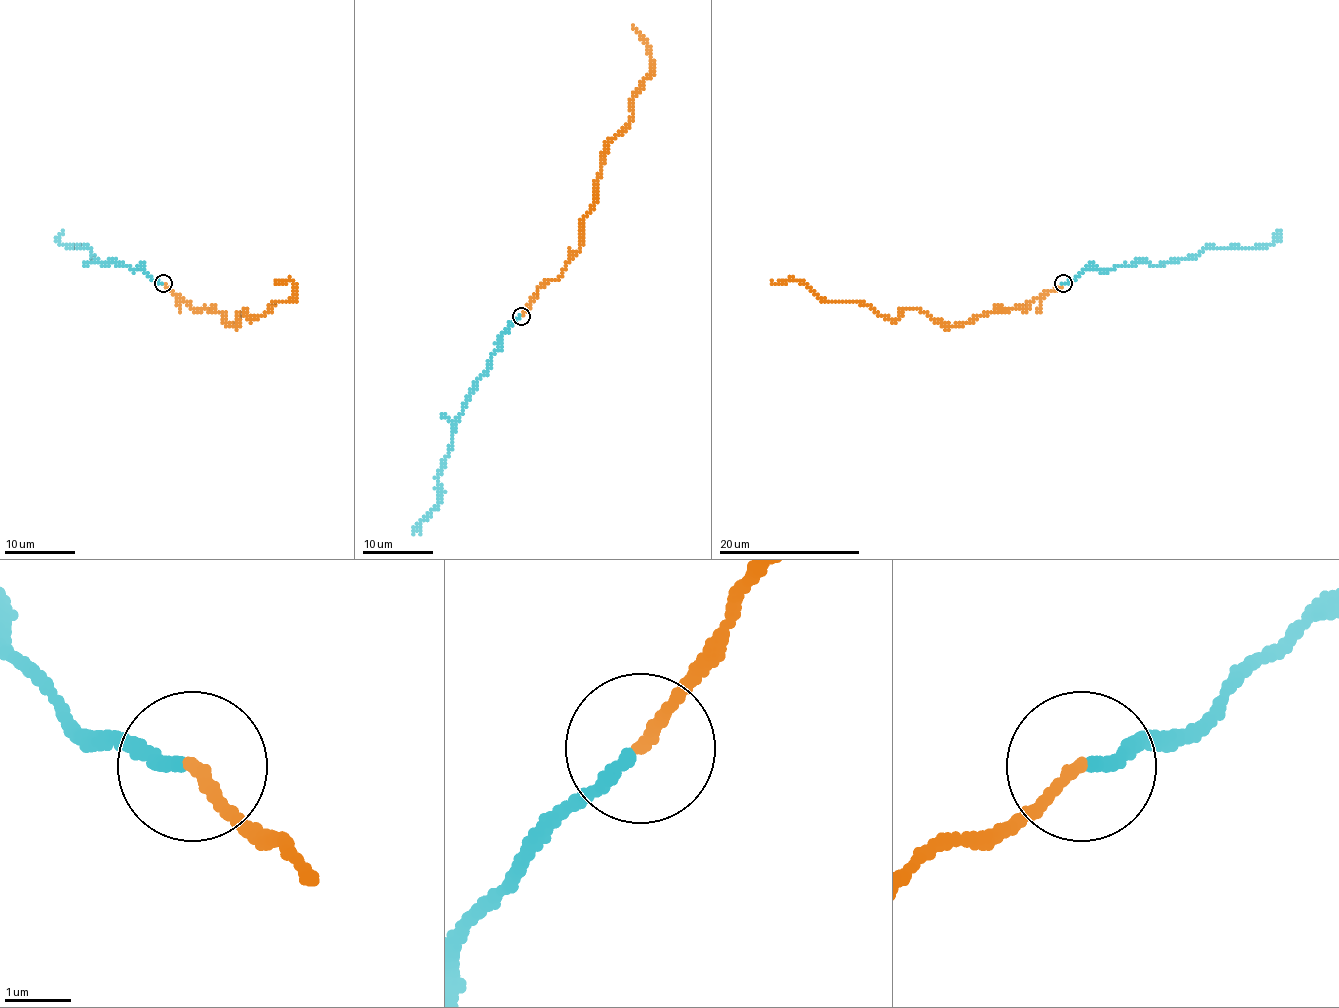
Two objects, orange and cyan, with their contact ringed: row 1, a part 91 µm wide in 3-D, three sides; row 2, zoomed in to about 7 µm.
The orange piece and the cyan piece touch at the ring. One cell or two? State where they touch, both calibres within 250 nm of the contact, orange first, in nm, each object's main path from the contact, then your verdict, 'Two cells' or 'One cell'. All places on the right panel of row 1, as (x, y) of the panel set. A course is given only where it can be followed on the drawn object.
Place: (1063, 283). Thickness 160 nm (orange) against 190 nm. Course of orange: (1062, 283), (1025, 309), (953, 327), (923, 311), (891, 320), (864, 304), (825, 302), (790, 279), (770, 283). Course of cyan: (1062, 283), (1087, 268), (1110, 270), (1140, 261), (1161, 265), (1195, 258), (1206, 247), (1269, 245), (1278, 231). Two cells

